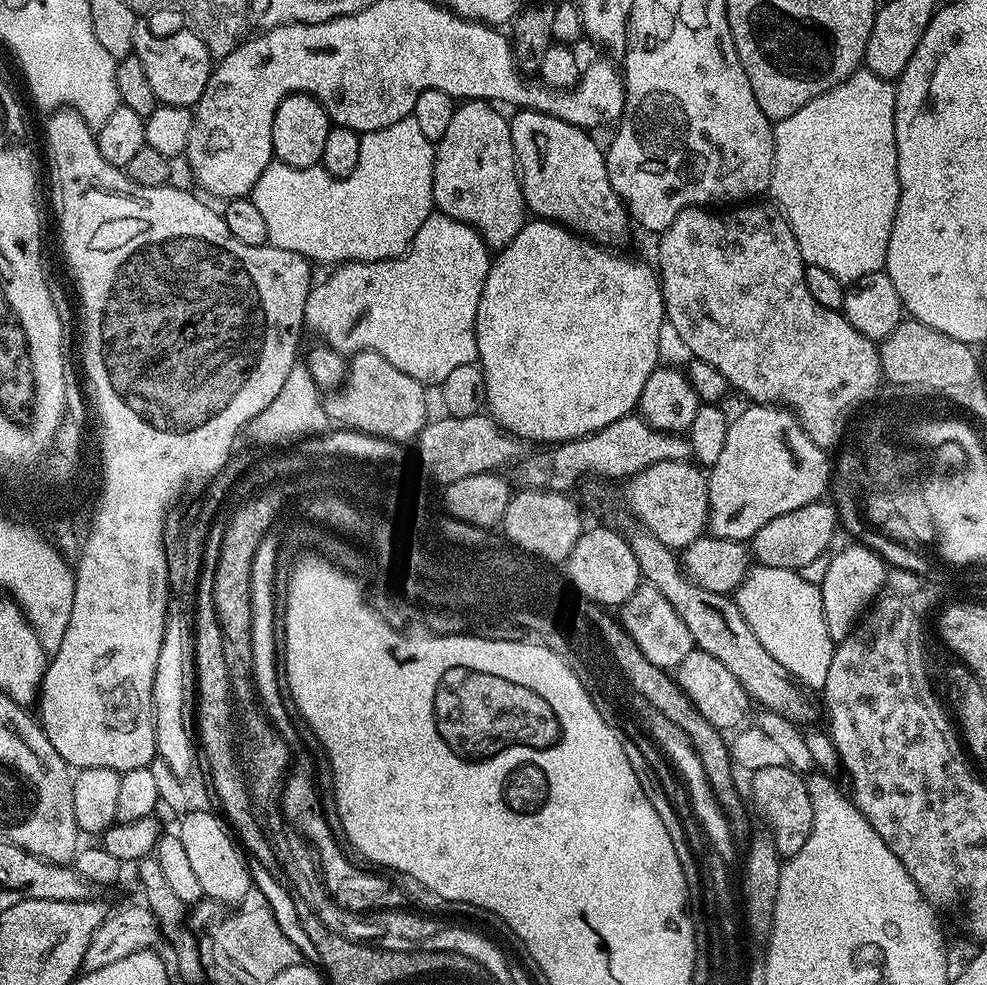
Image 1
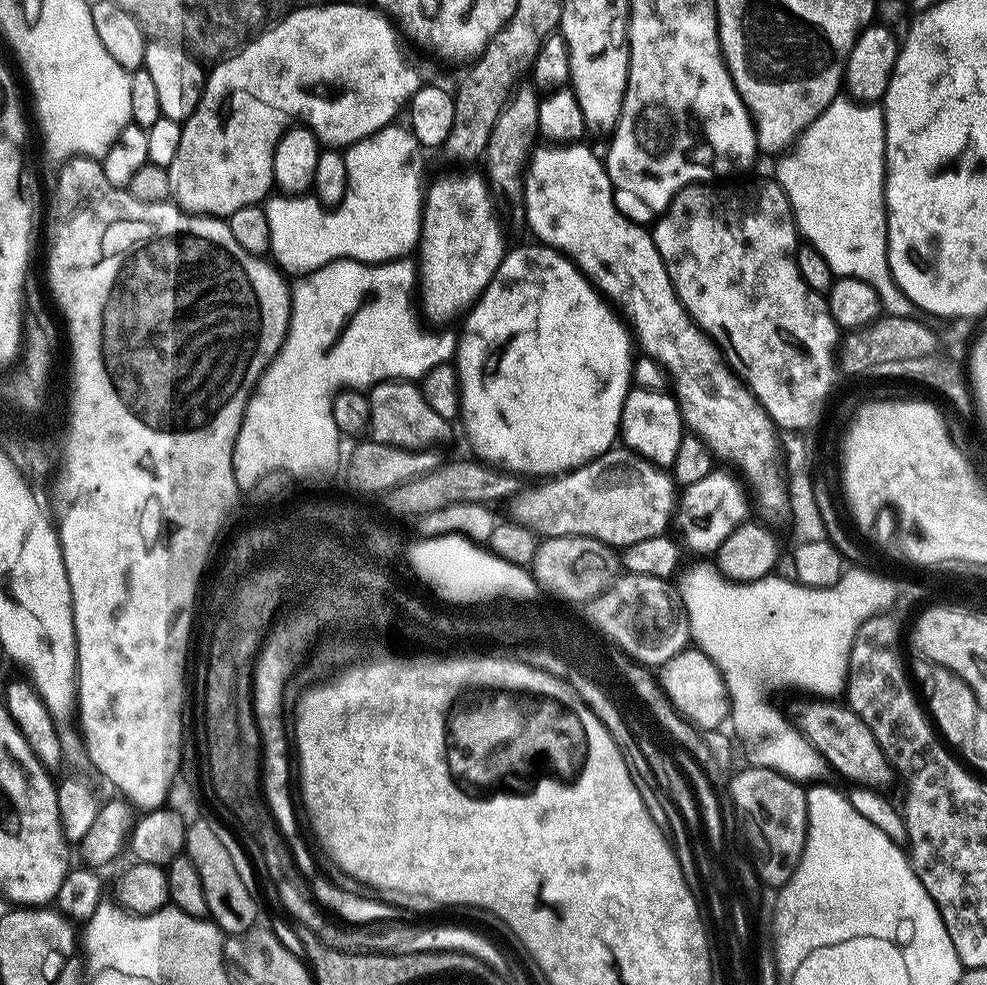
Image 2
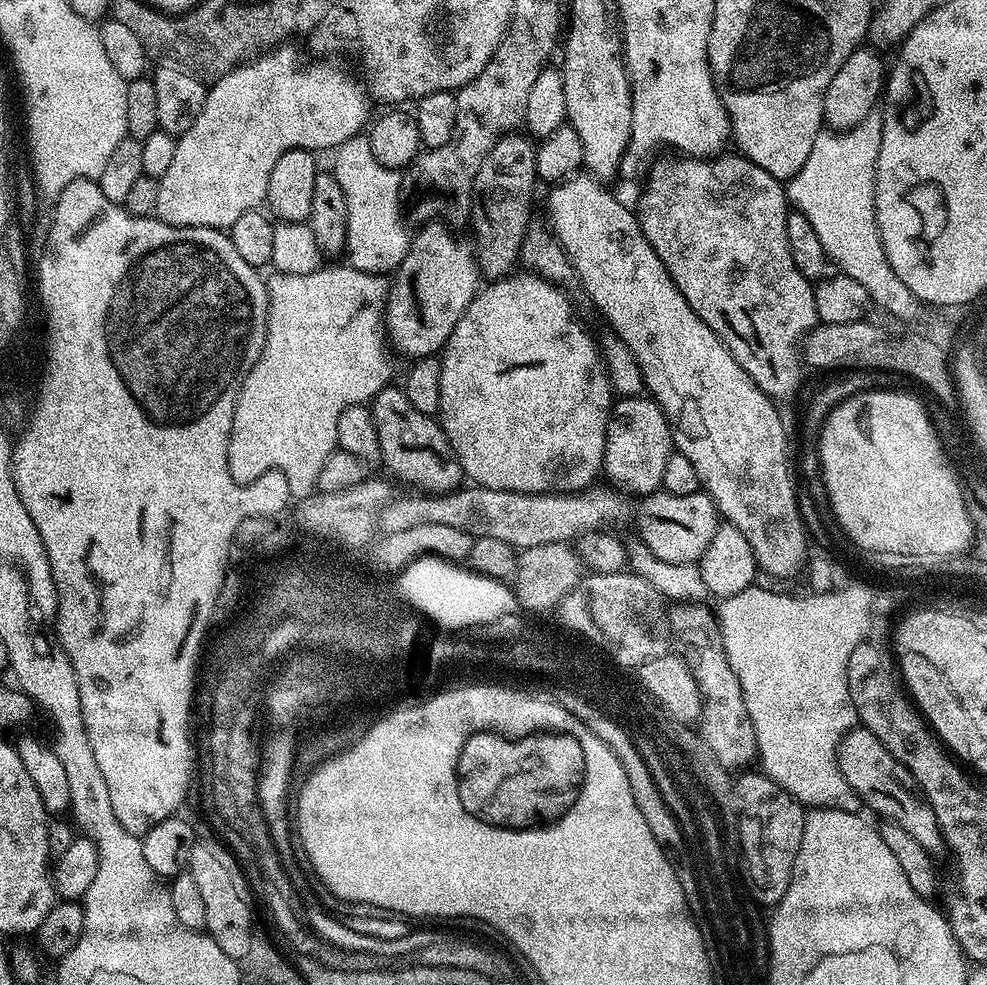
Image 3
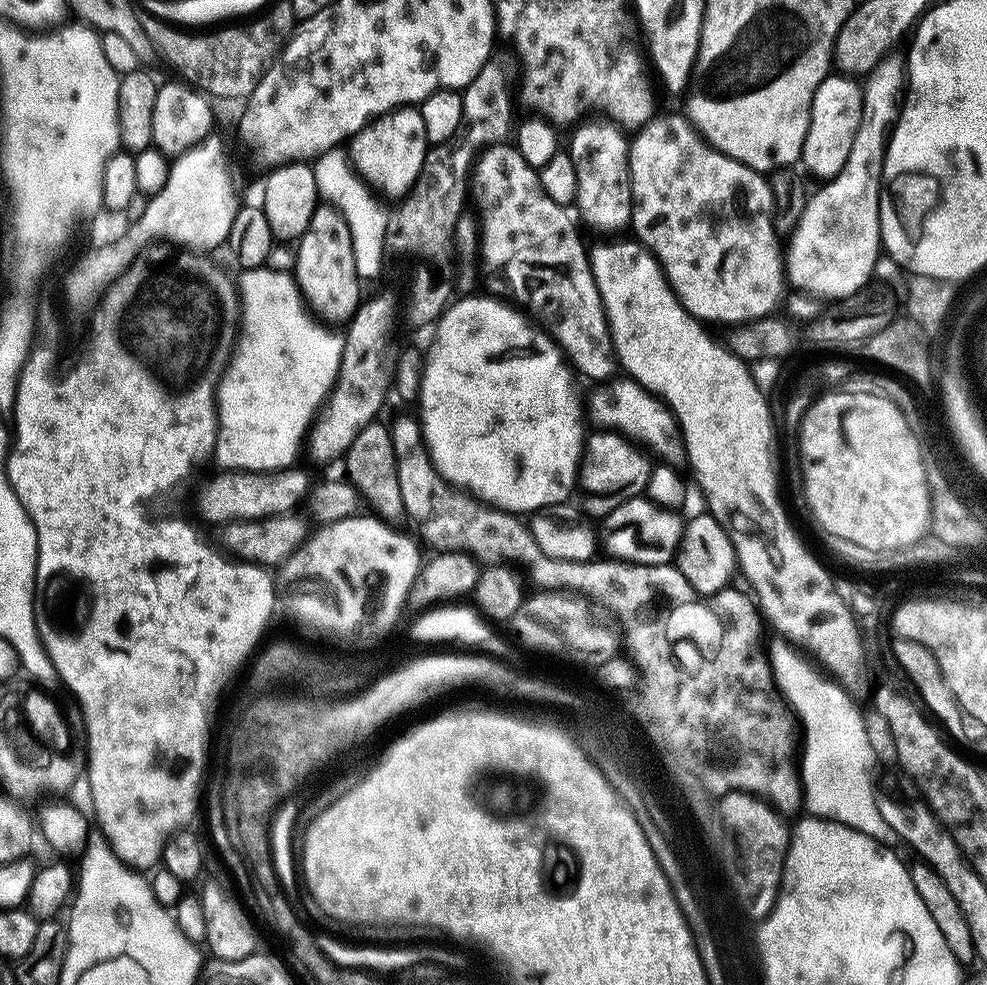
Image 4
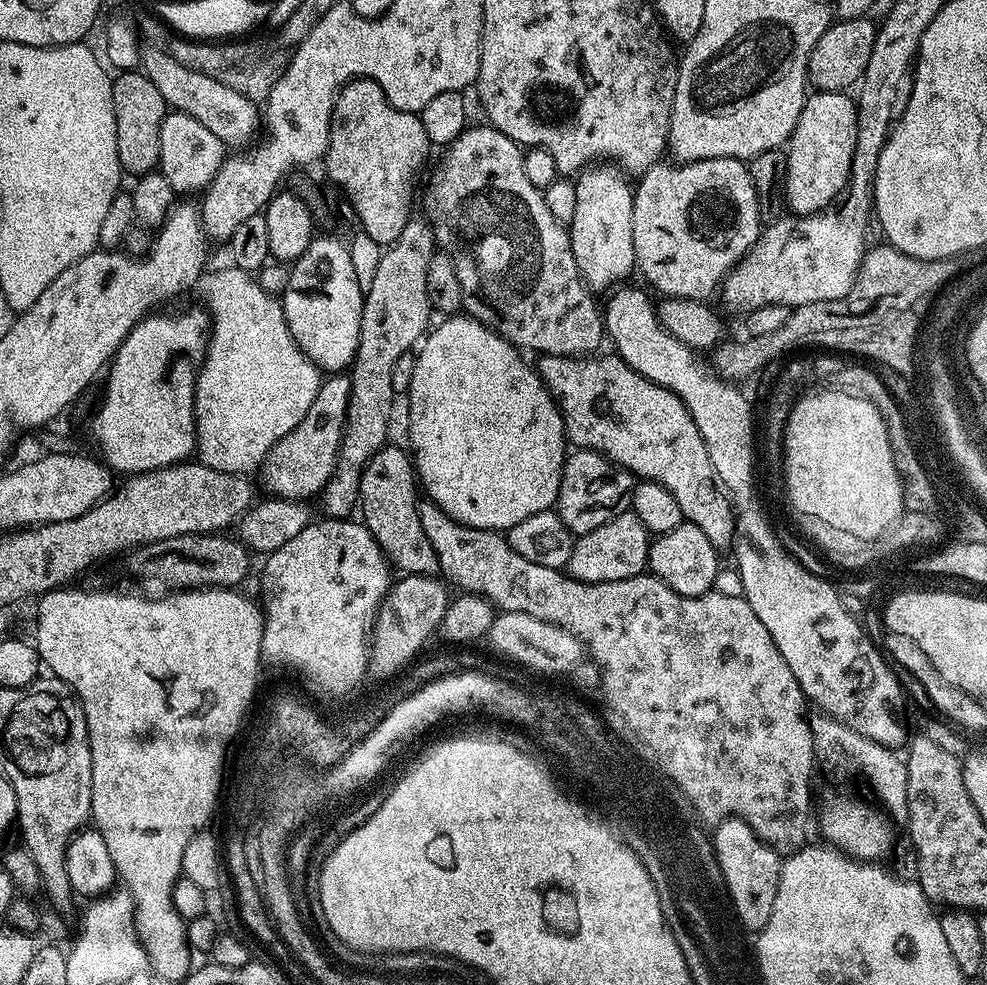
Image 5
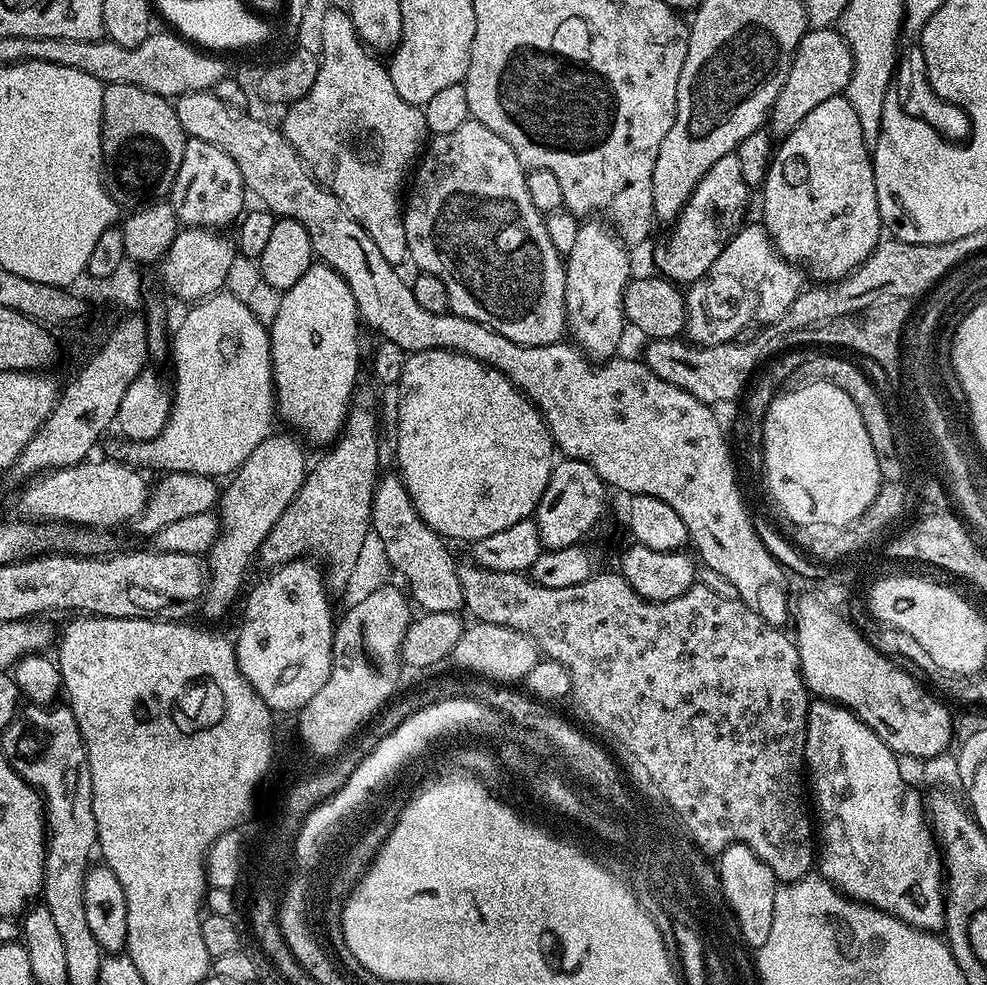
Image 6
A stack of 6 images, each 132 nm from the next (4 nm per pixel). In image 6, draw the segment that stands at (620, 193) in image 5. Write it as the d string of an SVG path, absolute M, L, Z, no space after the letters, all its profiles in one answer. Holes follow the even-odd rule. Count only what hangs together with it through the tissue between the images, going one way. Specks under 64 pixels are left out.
M588 218L581 223L574 250L566 253L567 331L576 347L593 362L613 359L621 351L620 339L626 329L624 287L633 275L627 251L624 241L607 223Z

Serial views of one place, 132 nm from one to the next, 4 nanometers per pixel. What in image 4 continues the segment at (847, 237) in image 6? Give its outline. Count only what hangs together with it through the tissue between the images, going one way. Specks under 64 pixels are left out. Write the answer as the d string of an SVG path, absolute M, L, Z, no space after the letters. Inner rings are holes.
M837 75L825 76L814 94L810 126L806 130L806 142L800 155L802 164L814 175L821 176L824 182L837 176L842 166L846 166L846 158L850 158L850 146L854 146L854 134L858 134L858 126L862 122L863 87L851 75Z

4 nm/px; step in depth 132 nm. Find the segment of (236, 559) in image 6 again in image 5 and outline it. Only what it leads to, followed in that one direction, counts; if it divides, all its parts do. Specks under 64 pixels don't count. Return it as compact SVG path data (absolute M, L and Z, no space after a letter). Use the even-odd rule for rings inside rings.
M332 374L321 383L314 402L310 402L310 410L306 410L306 418L290 430L278 443L268 451L264 461L260 463L258 475L264 483L266 493L283 500L311 501L311 496L319 497L324 491L326 482L334 474L336 459L340 453L340 443L344 433L344 424L348 421L348 399L352 389L352 378L348 374Z

